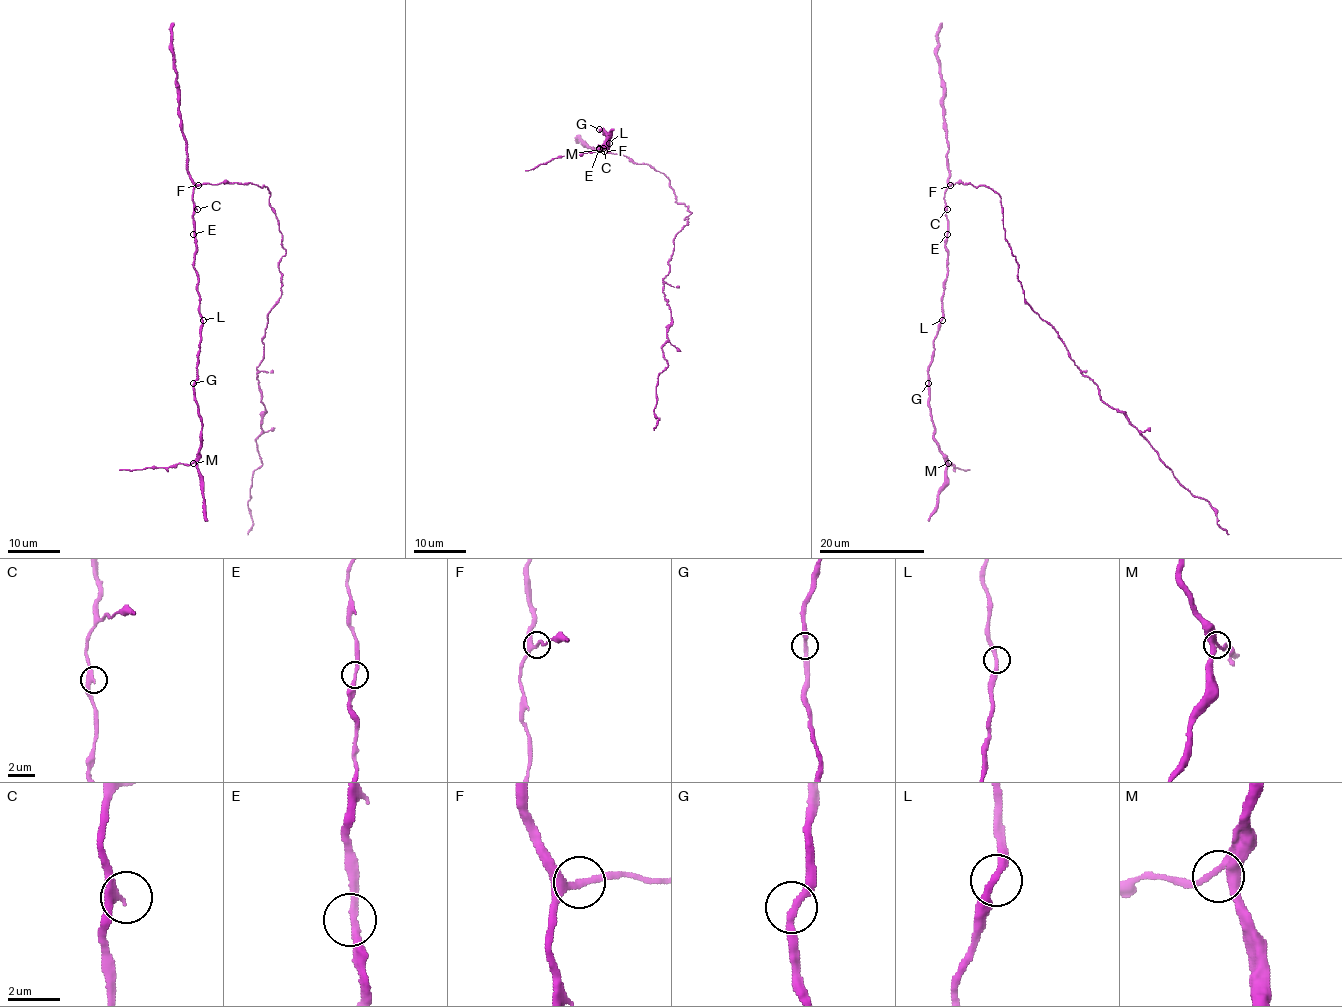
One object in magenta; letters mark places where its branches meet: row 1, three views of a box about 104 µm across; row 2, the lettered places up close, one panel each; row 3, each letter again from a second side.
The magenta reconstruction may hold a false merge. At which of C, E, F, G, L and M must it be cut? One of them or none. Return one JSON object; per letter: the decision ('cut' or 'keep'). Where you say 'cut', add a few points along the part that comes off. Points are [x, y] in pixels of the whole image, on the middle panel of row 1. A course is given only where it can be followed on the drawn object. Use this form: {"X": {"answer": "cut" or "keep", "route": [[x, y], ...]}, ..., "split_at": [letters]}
{"C": {"answer": "keep"}, "E": {"answer": "keep"}, "F": {"answer": "keep"}, "G": {"answer": "keep"}, "L": {"answer": "keep"}, "M": {"answer": "keep"}, "split_at": []}

